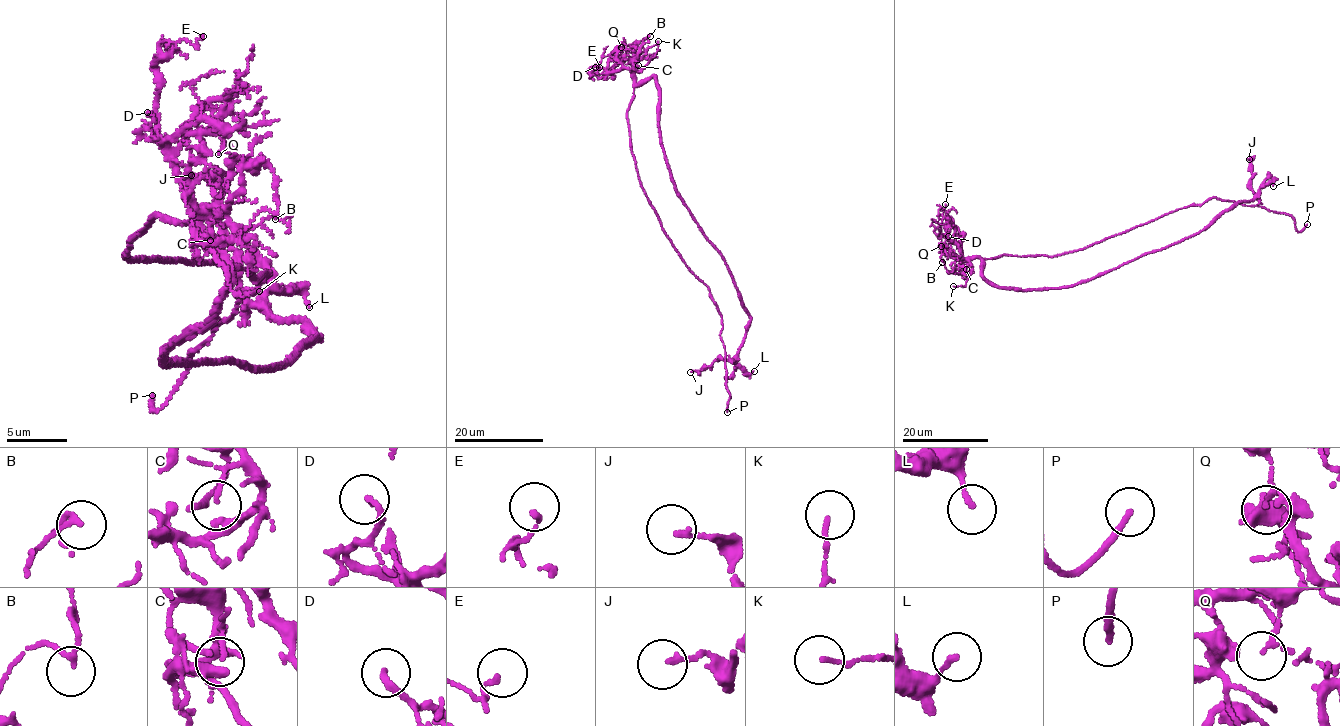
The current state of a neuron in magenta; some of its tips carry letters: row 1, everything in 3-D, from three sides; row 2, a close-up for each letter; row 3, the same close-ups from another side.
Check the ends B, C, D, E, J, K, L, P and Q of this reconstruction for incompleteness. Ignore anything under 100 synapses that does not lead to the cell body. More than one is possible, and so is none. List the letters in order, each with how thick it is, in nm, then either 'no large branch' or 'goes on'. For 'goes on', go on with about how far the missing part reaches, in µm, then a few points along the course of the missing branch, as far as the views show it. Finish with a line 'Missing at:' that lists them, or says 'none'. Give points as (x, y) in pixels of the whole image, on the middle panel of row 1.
B: calibre 110 nm; no large branch
C: calibre 110 nm; no large branch
D: calibre 180 nm; no large branch
E: calibre 130 nm; no large branch
J: calibre 160 nm; no large branch
K: calibre 120 nm; no large branch
L: calibre 130 nm; no large branch
P: calibre 180 nm; goes on; missing 10 µm; course (727, 412), (727, 427), (721, 436)
Q: calibre 80 nm; no large branch
Missing at: P

